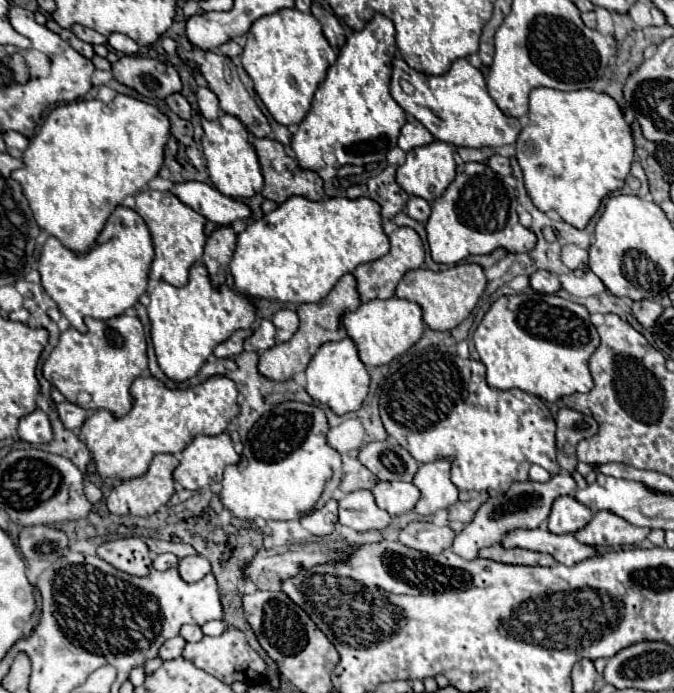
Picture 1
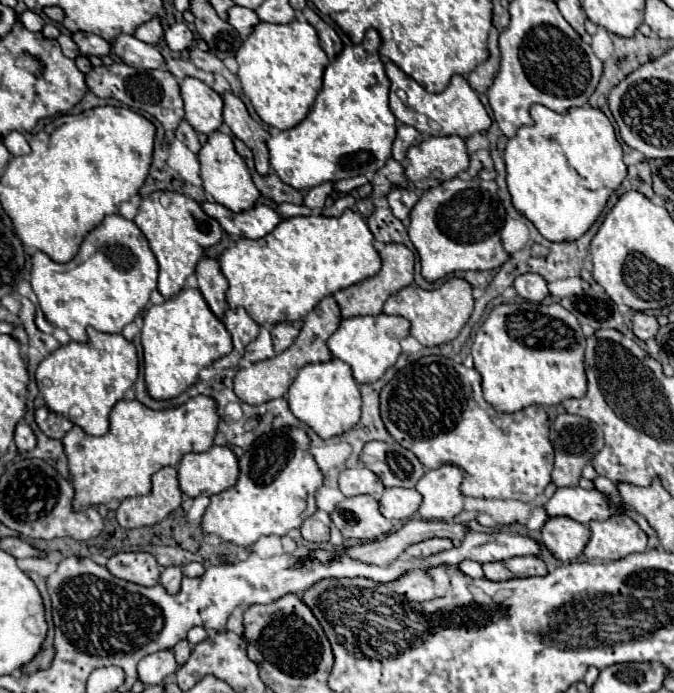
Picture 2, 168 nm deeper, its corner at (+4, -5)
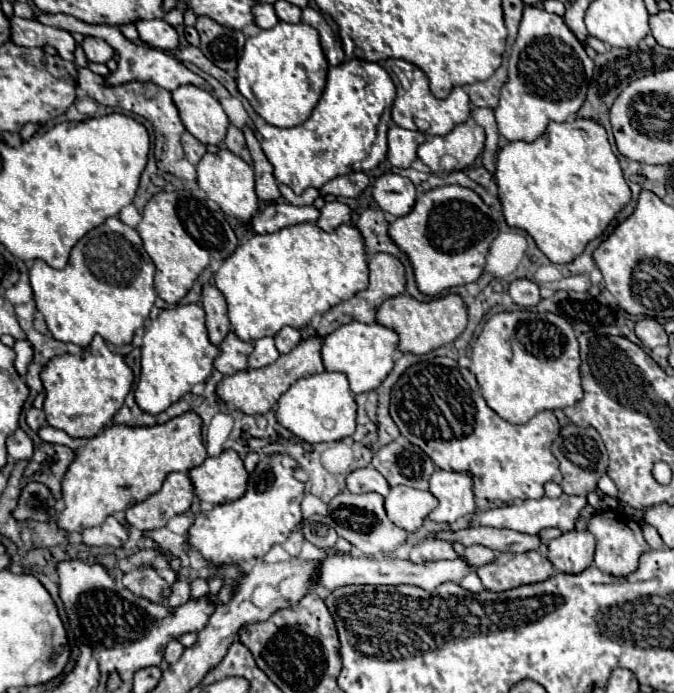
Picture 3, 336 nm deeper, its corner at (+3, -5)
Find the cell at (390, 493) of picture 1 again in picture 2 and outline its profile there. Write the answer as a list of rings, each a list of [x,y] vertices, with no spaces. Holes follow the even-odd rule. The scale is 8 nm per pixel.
[[[386,489],[380,497],[380,509],[386,519],[408,519],[412,517],[422,503],[422,495],[416,489]]]

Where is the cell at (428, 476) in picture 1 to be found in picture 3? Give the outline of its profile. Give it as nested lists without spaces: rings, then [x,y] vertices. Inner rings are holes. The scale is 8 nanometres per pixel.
[[[435,469],[429,479],[429,491],[437,497],[439,505],[429,513],[437,523],[455,523],[457,519],[475,511],[473,479],[467,473]]]

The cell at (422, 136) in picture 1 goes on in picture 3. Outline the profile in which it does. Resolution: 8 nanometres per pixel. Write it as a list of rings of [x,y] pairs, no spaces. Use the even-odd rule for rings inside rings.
[[[391,125],[387,131],[389,139],[389,151],[387,159],[393,167],[411,167],[411,163],[417,159],[417,147],[425,141],[425,135],[421,131],[409,131],[397,125]]]

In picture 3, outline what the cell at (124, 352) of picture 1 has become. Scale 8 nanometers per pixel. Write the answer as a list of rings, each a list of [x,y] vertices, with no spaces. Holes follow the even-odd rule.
[[[95,337],[79,355],[65,353],[63,357],[53,357],[45,365],[41,381],[45,387],[43,411],[47,423],[71,437],[95,437],[121,409],[133,385],[133,371],[123,355],[111,351],[101,337]]]

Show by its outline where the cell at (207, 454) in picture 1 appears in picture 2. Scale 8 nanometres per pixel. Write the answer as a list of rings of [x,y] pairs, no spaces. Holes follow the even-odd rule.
[[[214,445],[204,453],[188,453],[180,461],[178,481],[188,497],[222,493],[238,481],[238,459],[226,445]]]

